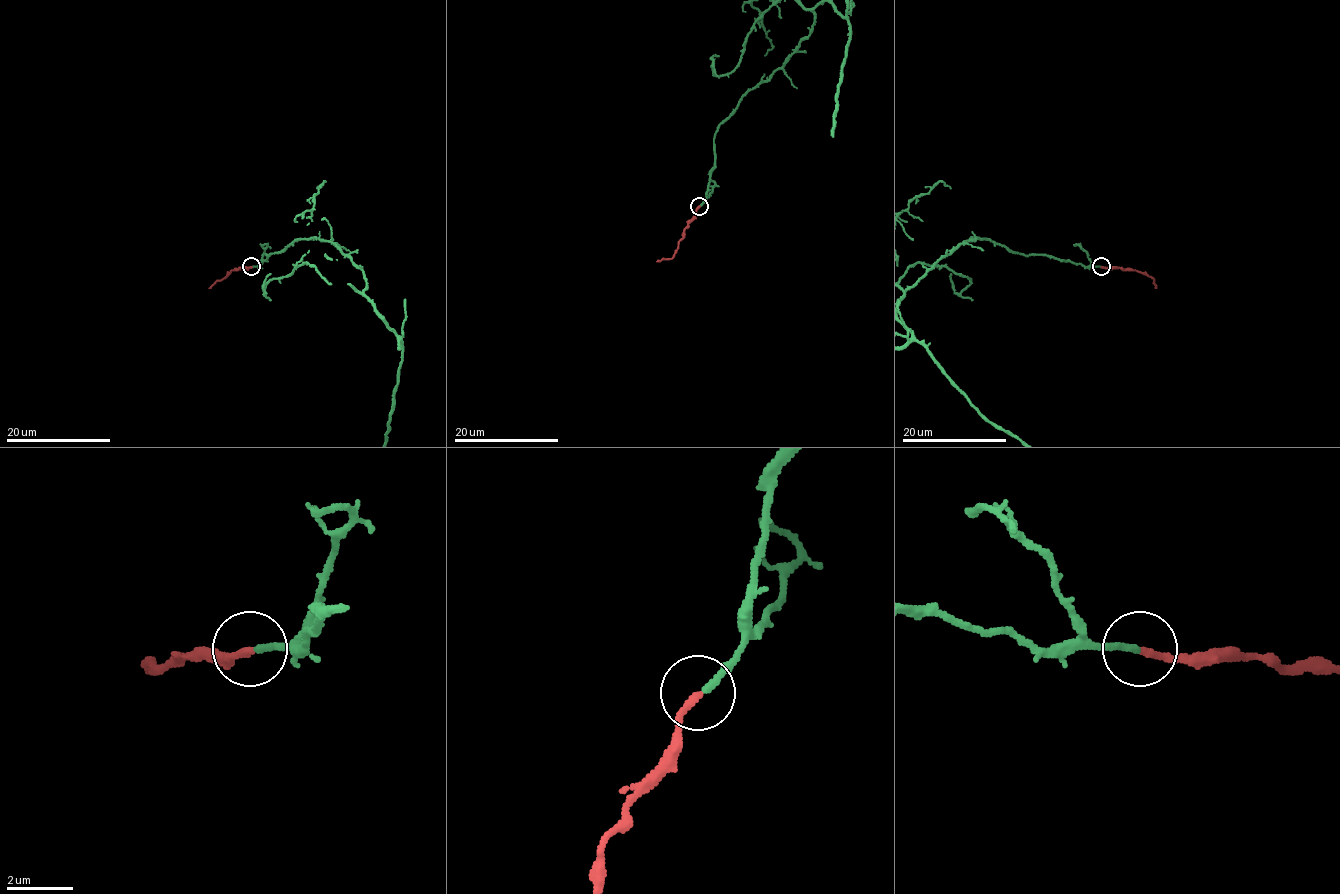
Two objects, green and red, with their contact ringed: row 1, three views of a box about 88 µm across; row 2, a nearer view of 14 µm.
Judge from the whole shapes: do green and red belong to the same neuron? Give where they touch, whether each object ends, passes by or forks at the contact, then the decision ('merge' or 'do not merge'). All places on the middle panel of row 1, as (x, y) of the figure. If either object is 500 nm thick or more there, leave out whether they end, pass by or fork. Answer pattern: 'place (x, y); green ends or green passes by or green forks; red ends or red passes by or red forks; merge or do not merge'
place (699, 206); green ends; red ends; merge

